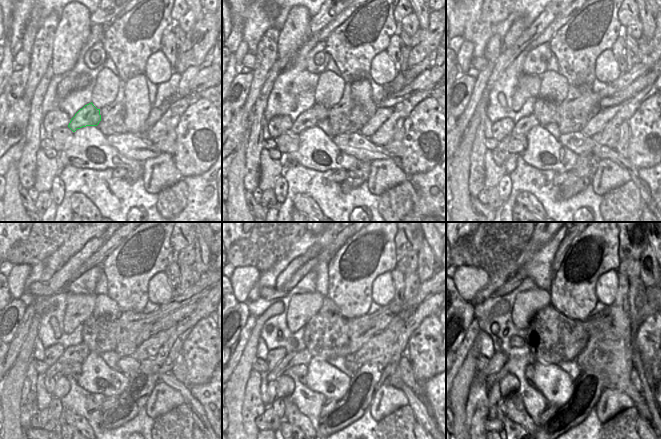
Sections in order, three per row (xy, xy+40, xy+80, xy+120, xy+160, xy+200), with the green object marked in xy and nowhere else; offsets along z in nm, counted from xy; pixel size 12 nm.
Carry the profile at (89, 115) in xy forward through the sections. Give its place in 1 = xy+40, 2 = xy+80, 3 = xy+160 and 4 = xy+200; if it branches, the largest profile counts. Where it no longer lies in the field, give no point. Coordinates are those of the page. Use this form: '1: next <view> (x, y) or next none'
1: next xy+40 (312, 117)
2: next xy+80 (525, 124)
3: next xy+160 (303, 357)
4: next xy+200 (496, 377)

